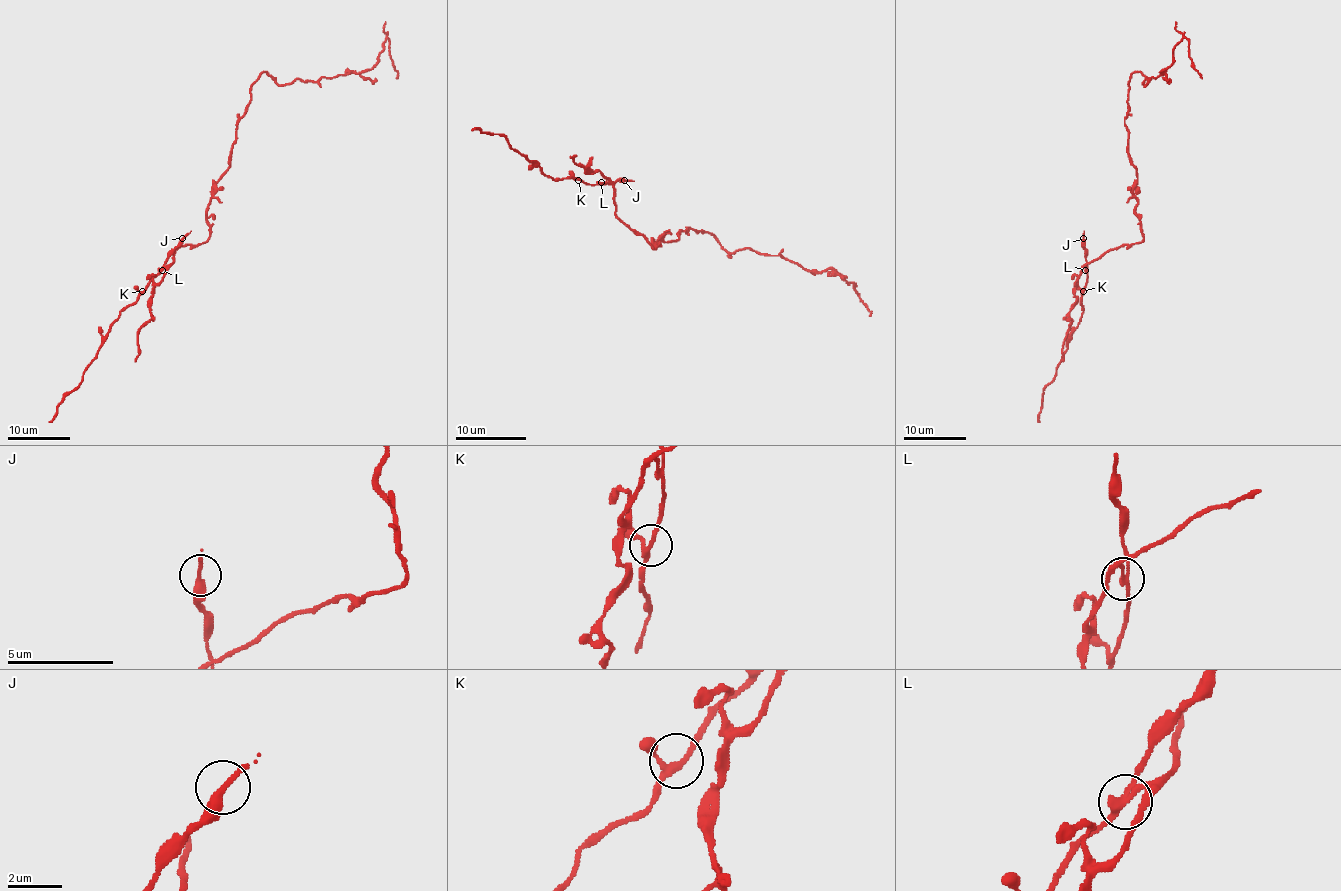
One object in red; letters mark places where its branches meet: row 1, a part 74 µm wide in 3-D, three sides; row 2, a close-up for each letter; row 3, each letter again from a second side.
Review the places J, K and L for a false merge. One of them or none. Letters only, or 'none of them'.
L

